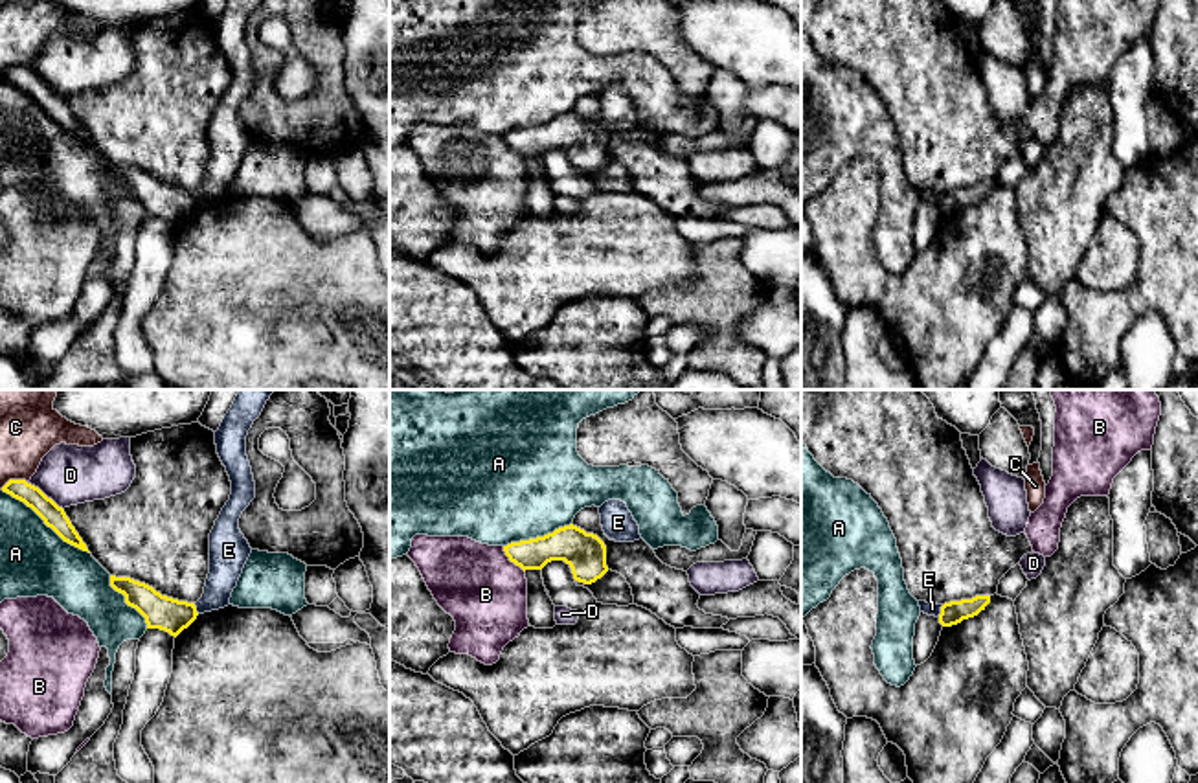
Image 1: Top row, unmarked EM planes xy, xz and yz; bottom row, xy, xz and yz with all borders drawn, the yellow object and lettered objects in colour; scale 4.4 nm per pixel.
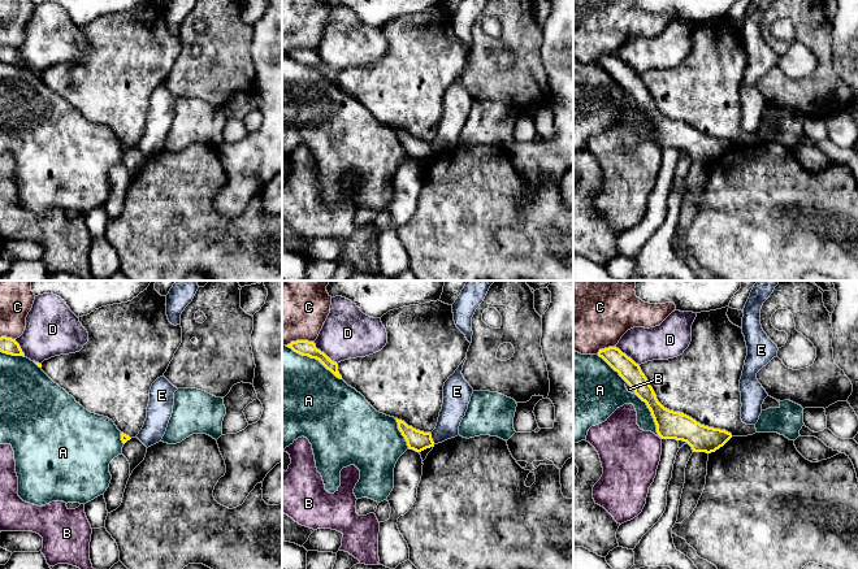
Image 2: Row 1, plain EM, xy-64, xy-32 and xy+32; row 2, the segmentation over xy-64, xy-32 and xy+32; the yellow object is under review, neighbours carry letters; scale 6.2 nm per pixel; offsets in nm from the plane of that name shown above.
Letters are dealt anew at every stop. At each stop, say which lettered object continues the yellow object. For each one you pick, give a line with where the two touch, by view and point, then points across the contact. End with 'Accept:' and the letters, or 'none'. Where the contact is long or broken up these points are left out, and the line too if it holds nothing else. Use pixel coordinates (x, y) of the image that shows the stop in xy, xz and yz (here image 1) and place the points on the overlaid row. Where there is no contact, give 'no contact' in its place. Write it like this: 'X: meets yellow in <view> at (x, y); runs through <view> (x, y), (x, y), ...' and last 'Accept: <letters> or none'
Accept: none

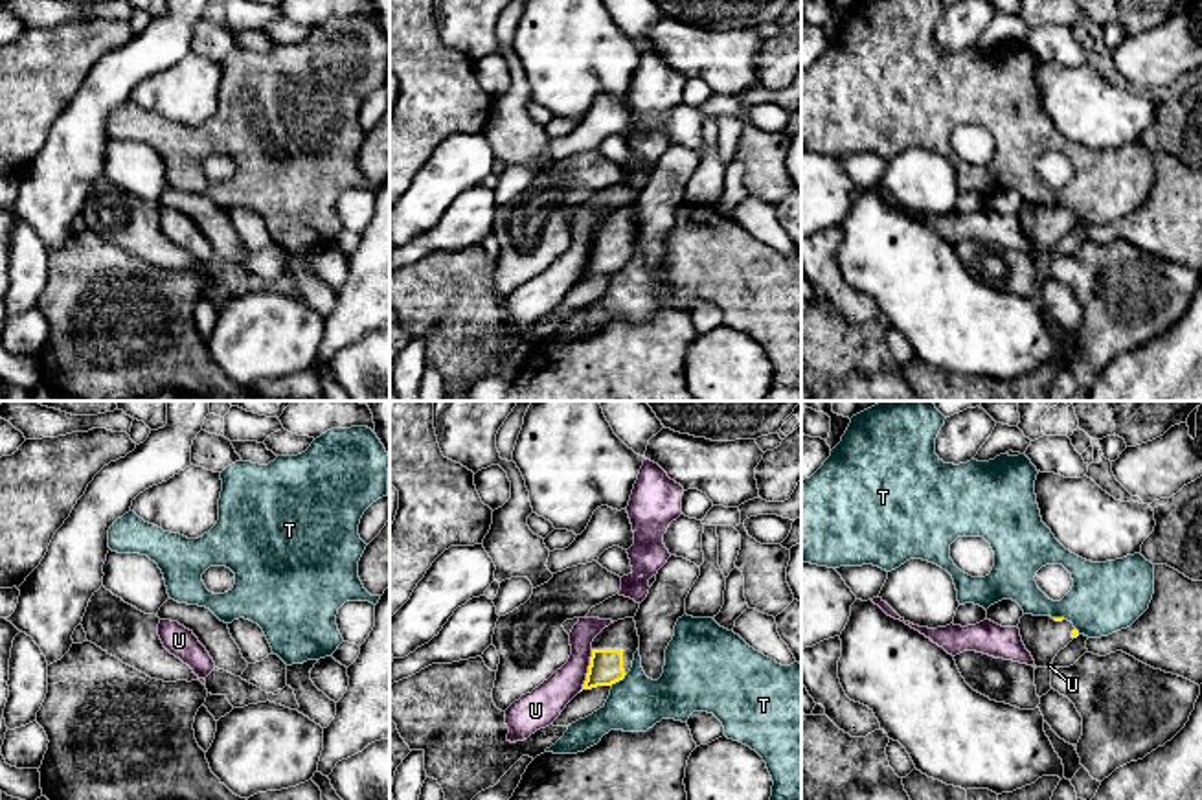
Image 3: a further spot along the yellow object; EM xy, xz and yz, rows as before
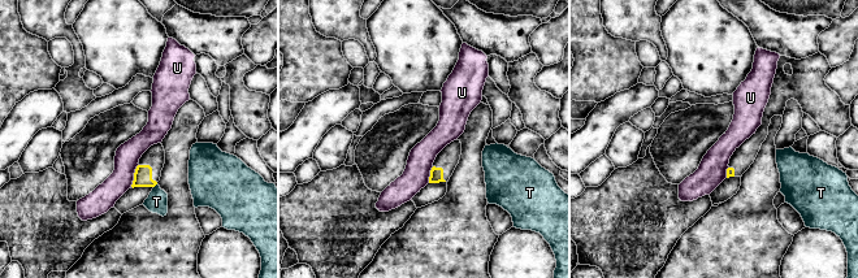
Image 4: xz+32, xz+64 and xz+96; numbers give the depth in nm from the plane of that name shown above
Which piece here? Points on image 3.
Accept: none

